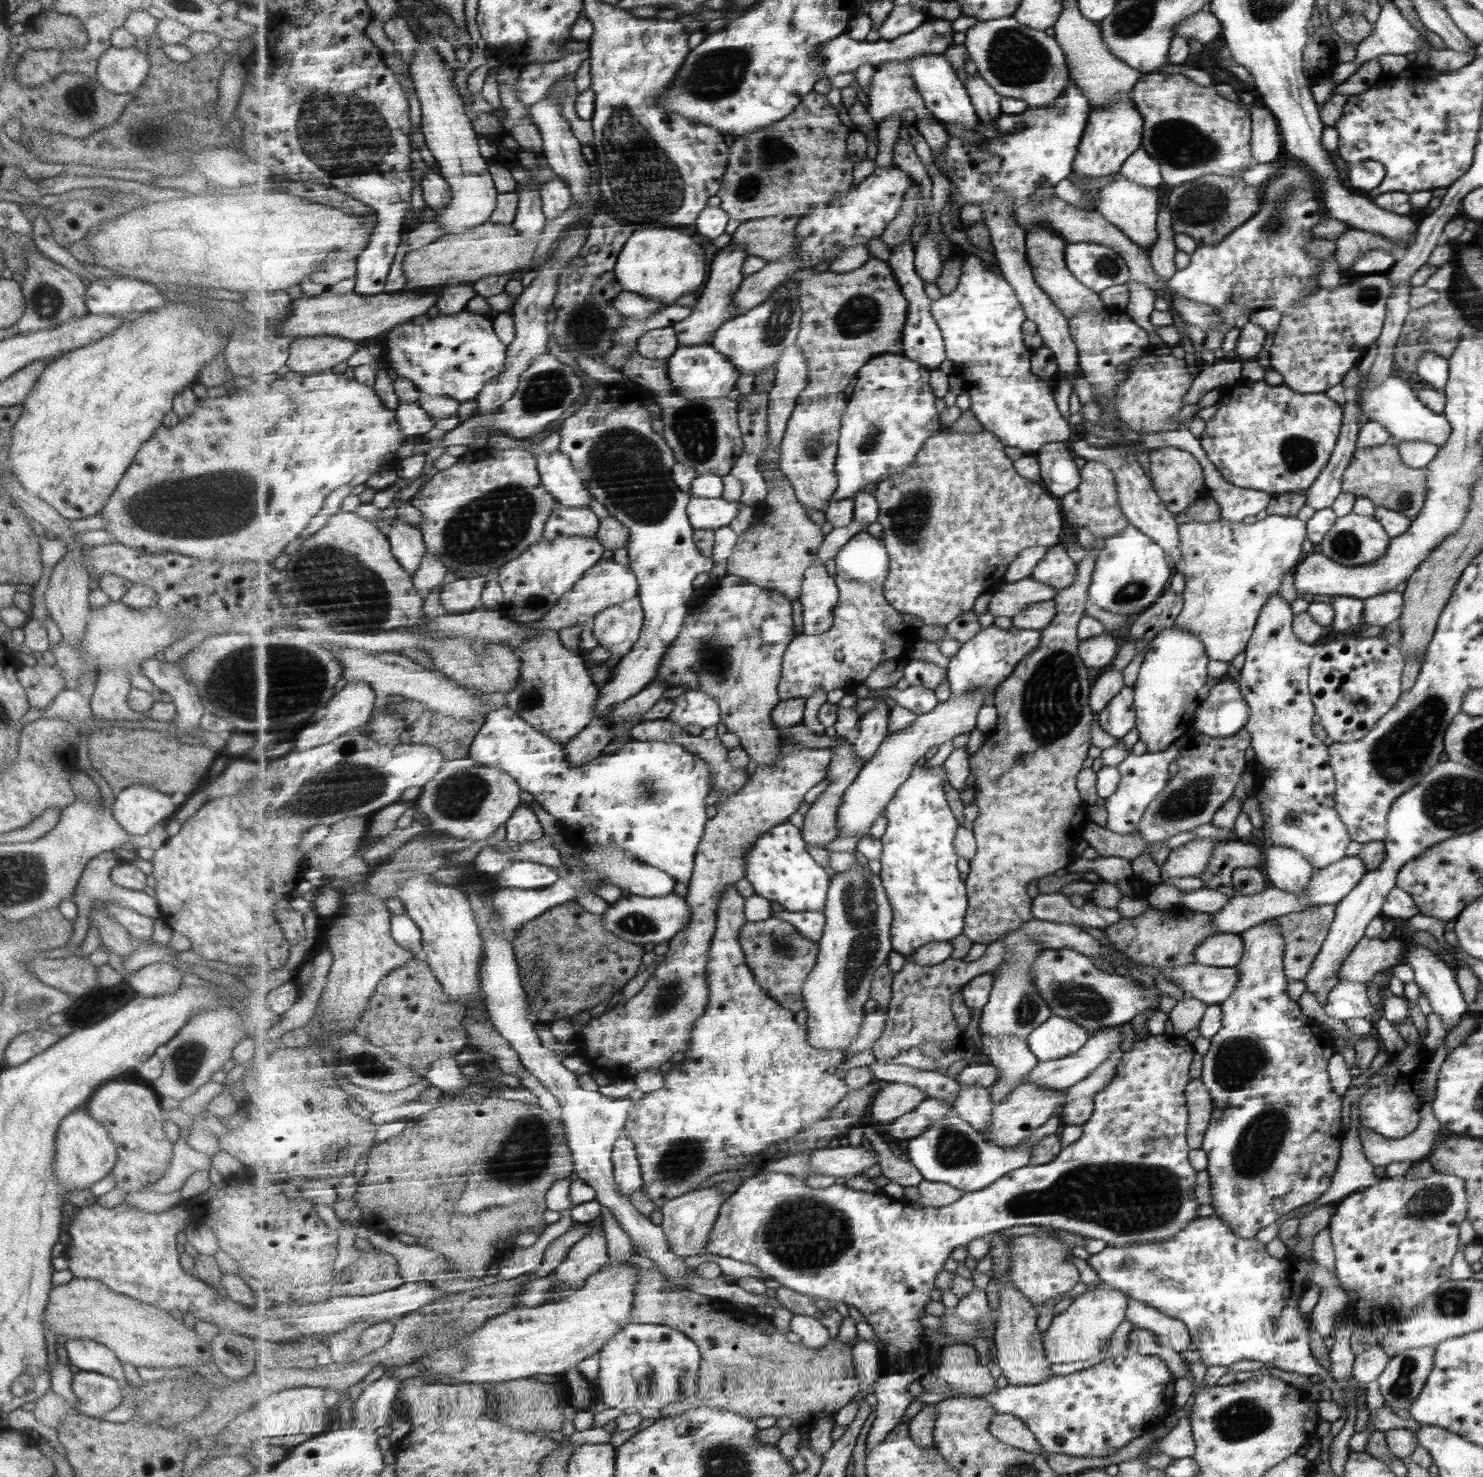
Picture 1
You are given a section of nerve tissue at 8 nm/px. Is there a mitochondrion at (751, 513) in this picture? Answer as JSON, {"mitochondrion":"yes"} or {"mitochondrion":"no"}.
{"mitochondrion":"no"}

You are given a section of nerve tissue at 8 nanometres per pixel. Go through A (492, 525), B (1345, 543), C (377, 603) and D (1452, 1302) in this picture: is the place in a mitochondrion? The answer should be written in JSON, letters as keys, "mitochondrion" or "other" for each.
{"A":"mitochondrion","B":"mitochondrion","C":"mitochondrion","D":"mitochondrion"}

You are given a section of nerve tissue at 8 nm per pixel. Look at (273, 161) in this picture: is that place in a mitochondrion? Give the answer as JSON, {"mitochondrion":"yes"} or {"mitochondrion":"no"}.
{"mitochondrion":"no"}

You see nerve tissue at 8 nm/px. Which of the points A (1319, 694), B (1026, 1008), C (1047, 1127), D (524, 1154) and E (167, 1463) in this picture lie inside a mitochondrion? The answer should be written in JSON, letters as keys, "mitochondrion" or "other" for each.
{"A":"other","B":"mitochondrion","C":"other","D":"mitochondrion","E":"other"}

